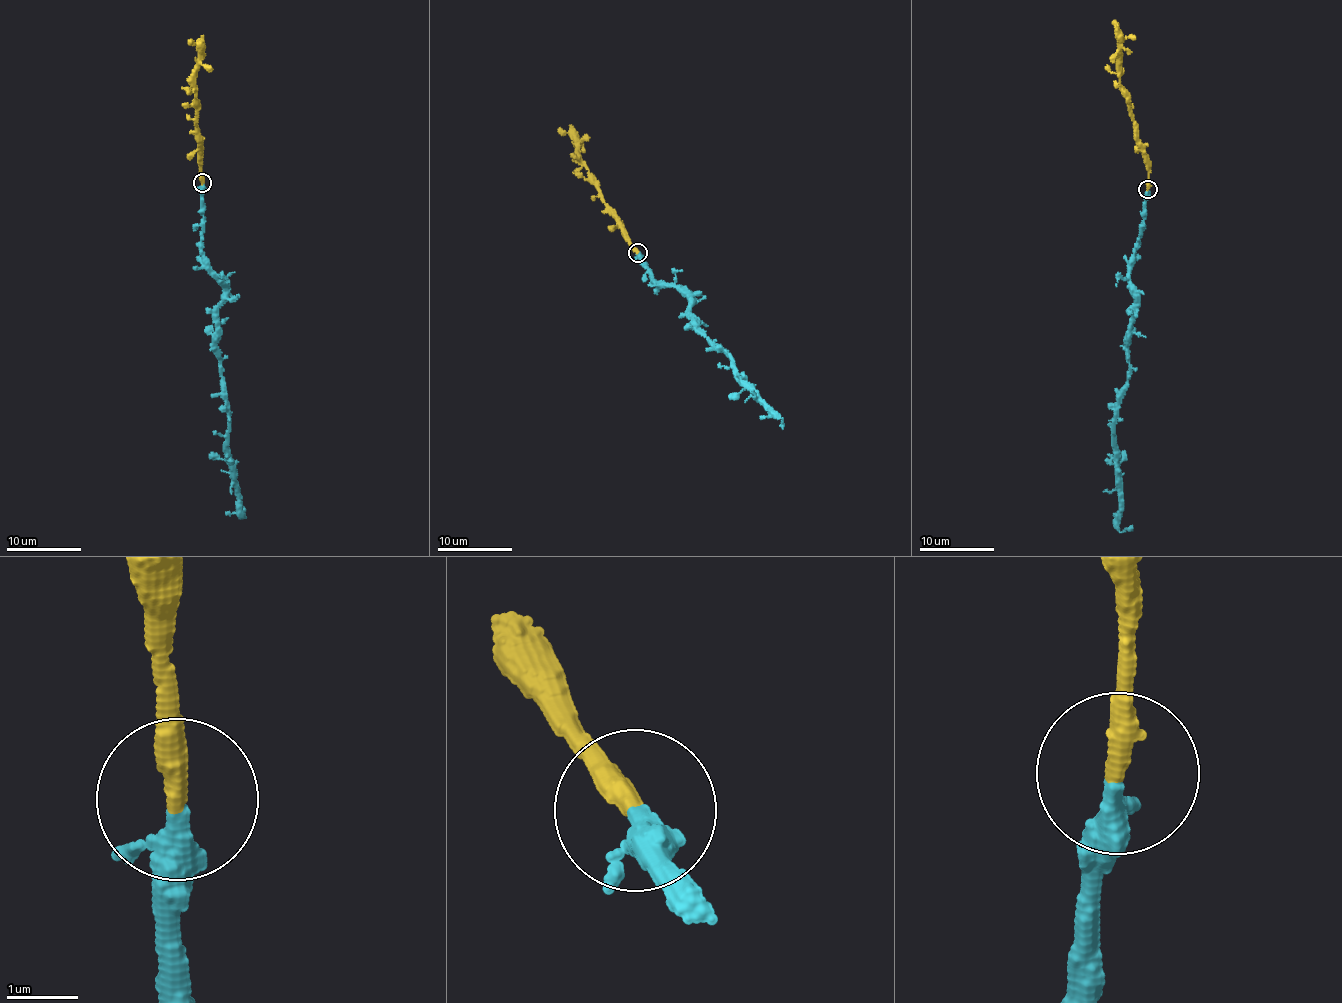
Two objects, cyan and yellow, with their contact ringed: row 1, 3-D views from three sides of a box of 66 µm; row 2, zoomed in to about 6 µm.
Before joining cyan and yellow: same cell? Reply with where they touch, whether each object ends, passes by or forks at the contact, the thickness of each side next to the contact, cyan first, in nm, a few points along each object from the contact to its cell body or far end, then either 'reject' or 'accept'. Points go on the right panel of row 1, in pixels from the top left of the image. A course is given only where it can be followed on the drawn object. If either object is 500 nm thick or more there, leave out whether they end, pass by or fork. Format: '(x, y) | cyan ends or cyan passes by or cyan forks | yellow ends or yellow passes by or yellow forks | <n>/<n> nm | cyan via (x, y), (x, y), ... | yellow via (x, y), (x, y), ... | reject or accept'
(1148, 189) | cyan passes by | yellow ends | 280/320 nm | cyan via (1147, 190), (1129, 276), (1134, 313), (1128, 386), (1114, 421), (1118, 524), (1121, 532), (1132, 525) | yellow via (1147, 188), (1149, 159), (1138, 137), (1138, 125), (1129, 109), (1129, 93), (1119, 83), (1120, 34), (1114, 20) | accept

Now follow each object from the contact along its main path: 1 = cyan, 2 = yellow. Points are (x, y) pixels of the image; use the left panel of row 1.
1: (202, 184), (202, 255), (223, 286), (216, 355), (228, 419), (228, 461), (240, 514), (245, 516), (242, 506)
2: (202, 183), (195, 97), (198, 45), (190, 39)

